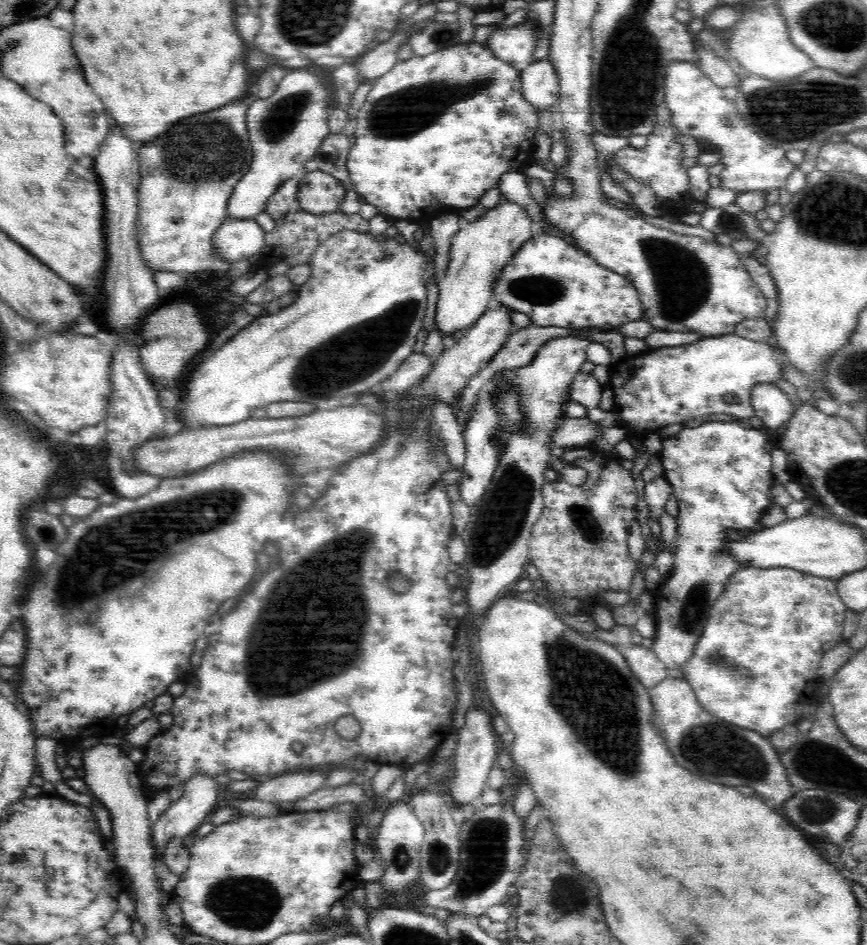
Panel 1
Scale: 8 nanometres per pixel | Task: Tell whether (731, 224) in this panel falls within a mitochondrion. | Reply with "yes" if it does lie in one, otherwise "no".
yes

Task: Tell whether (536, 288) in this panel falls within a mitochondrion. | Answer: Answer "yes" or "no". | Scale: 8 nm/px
yes

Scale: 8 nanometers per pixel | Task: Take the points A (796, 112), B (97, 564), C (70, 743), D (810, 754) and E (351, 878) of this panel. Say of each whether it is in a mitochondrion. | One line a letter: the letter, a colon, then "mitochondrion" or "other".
A: mitochondrion
B: mitochondrion
C: other
D: mitochondrion
E: other

